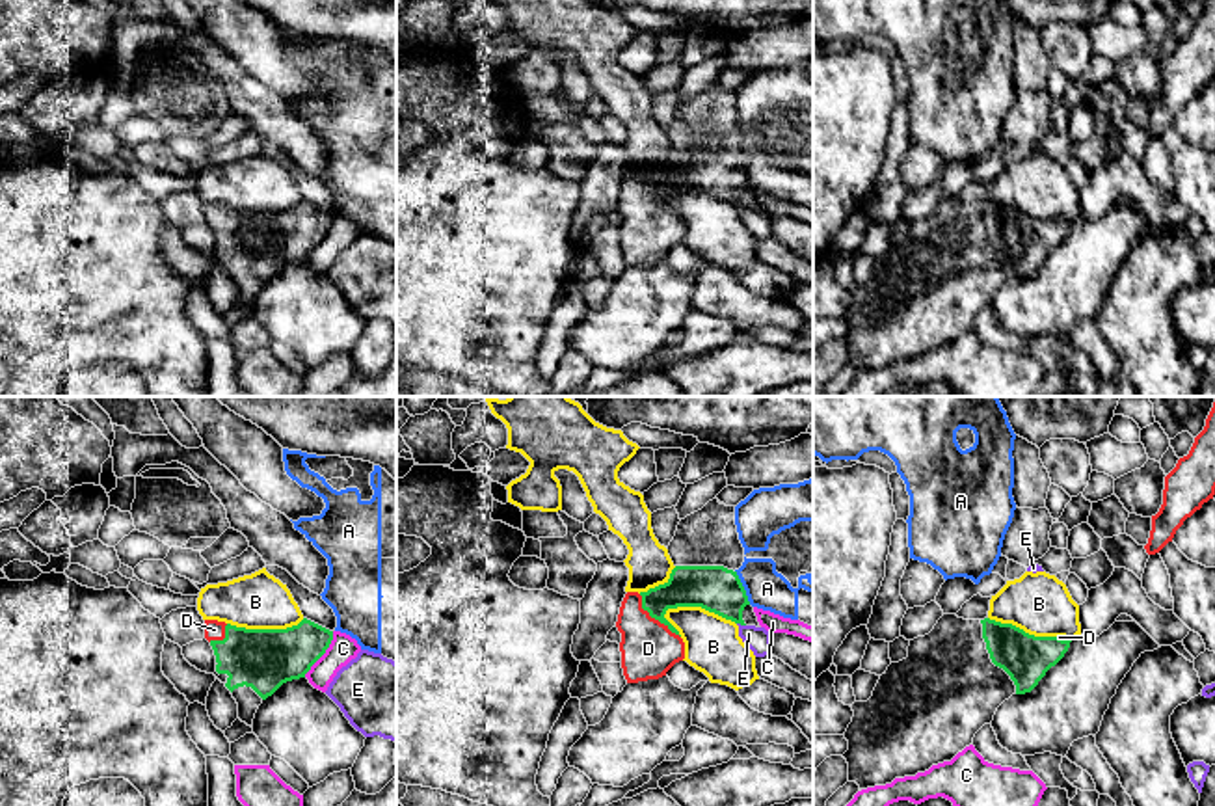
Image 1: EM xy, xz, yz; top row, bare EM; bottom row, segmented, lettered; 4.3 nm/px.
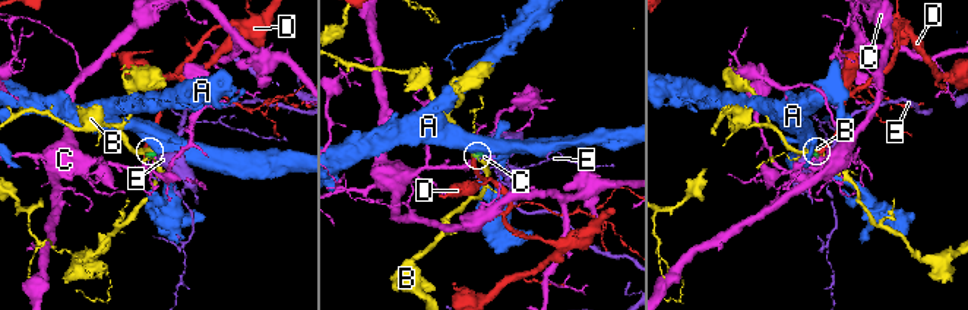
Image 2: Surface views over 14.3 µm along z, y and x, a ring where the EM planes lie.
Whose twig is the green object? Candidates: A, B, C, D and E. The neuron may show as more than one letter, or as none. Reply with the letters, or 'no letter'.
D

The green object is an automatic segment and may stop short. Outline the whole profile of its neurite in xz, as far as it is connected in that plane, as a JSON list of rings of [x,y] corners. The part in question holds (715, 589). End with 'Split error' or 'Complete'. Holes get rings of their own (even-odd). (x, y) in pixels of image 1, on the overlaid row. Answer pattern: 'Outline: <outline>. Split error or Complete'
Outline: [[[709,501],[679,521],[666,549],[675,566],[670,579],[648,592],[627,592],[620,607],[616,627],[627,683],[659,679],[685,659],[685,642],[664,618],[668,609],[701,607],[746,625],[742,611],[750,601],[737,575],[744,547],[735,506]]]. Split error

